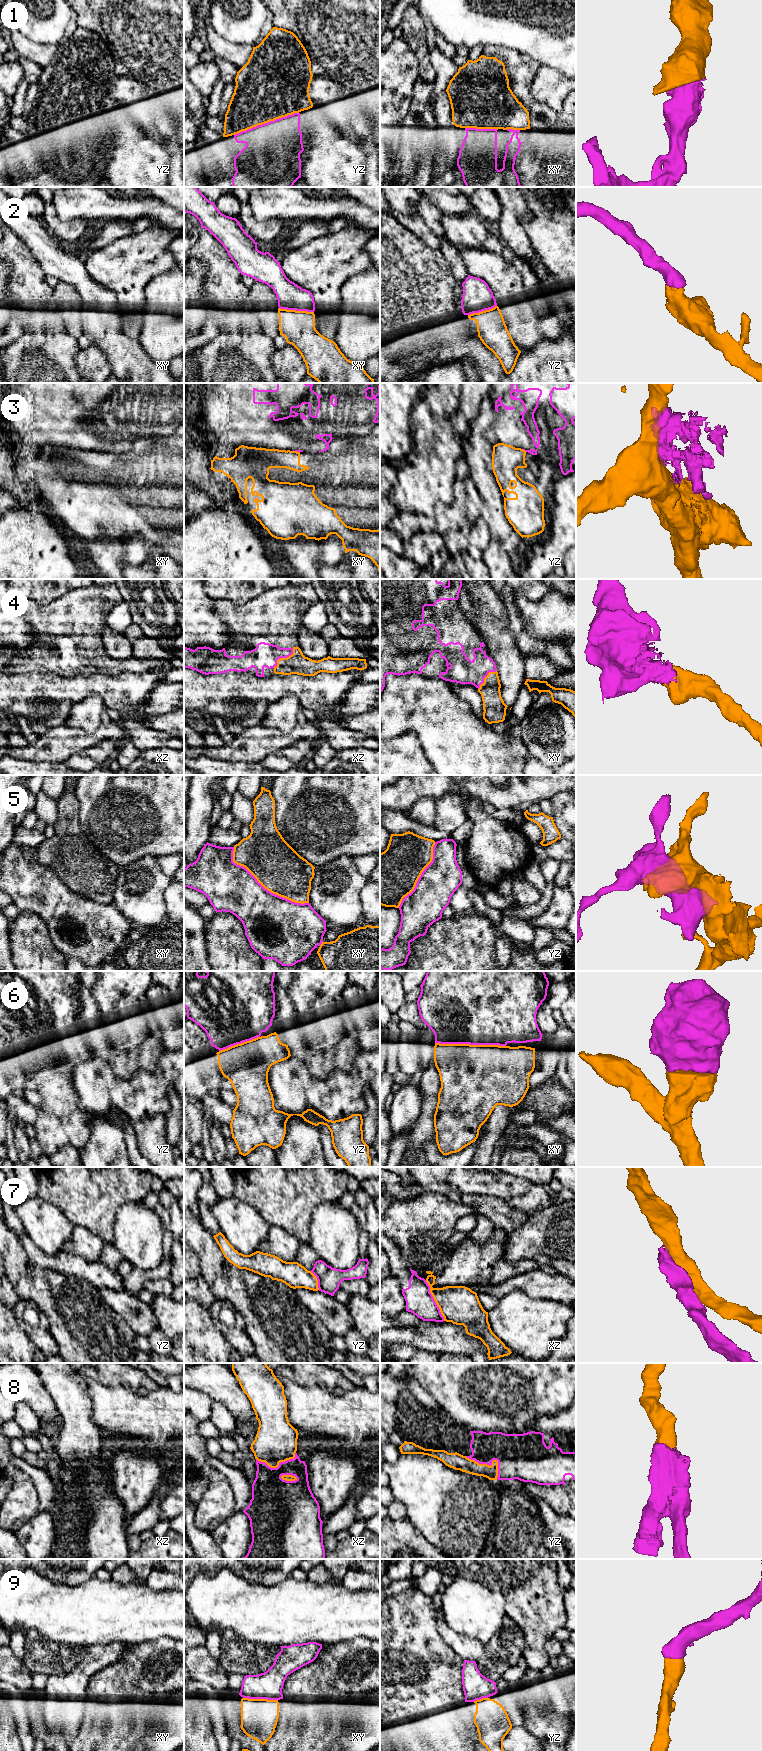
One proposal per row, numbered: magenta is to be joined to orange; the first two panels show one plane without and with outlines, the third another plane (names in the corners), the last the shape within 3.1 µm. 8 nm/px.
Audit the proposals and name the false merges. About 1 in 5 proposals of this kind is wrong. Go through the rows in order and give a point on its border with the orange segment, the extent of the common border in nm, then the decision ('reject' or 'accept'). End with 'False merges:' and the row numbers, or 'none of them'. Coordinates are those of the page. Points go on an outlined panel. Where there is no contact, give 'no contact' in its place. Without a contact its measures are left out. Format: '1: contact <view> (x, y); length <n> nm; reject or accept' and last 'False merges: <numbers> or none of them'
1: contact yz (266, 122); length 550 nm; accept
2: contact xy (295, 310); length 280 nm; accept
3: contact yz (524, 450); length 40 nm; reject
4: contact xz (283, 658); length 220 nm; accept
5: contact xy (264, 887); length 750 nm; accept
6: contact xy (469, 1044); length 550 nm; accept
7: contact xz (434, 1299); length 360 nm; reject
8: contact yz (492, 1464); length 320 nm; accept
9: contact xy (260, 1699); length 280 nm; accept
False merges: 3, 7

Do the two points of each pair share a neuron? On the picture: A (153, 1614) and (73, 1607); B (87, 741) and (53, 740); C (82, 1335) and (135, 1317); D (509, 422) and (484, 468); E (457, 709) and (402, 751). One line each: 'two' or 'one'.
A: one
B: one
C: two
D: two
E: two

